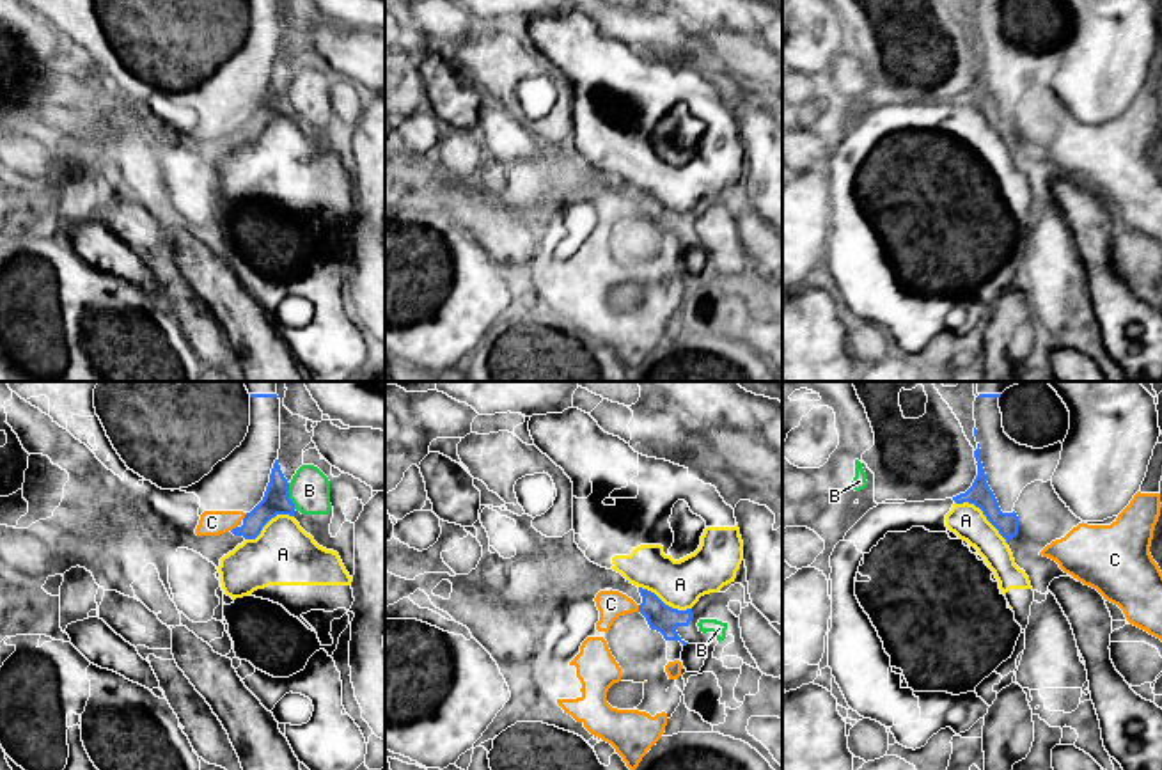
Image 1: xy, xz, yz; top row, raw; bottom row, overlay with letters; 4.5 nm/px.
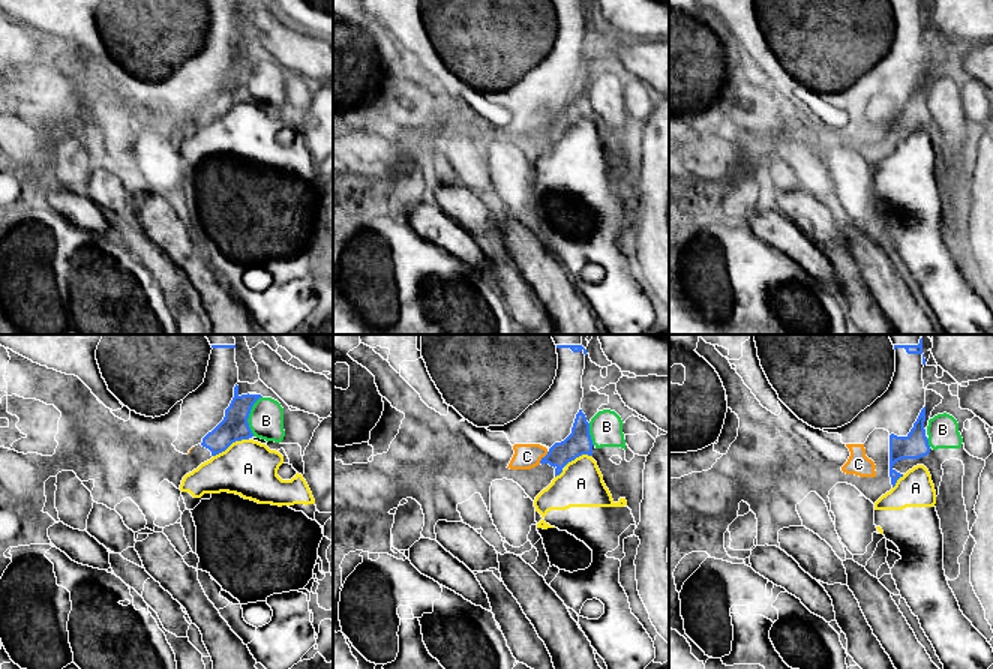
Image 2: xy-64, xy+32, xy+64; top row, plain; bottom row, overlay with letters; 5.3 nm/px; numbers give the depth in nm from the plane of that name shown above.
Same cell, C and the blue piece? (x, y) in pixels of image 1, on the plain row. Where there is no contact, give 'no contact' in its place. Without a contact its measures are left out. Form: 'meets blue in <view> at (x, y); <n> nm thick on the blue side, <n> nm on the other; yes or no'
meets blue in xy at (245, 119); 120 nm thick on the blue side, 110 nm on the other; yes

